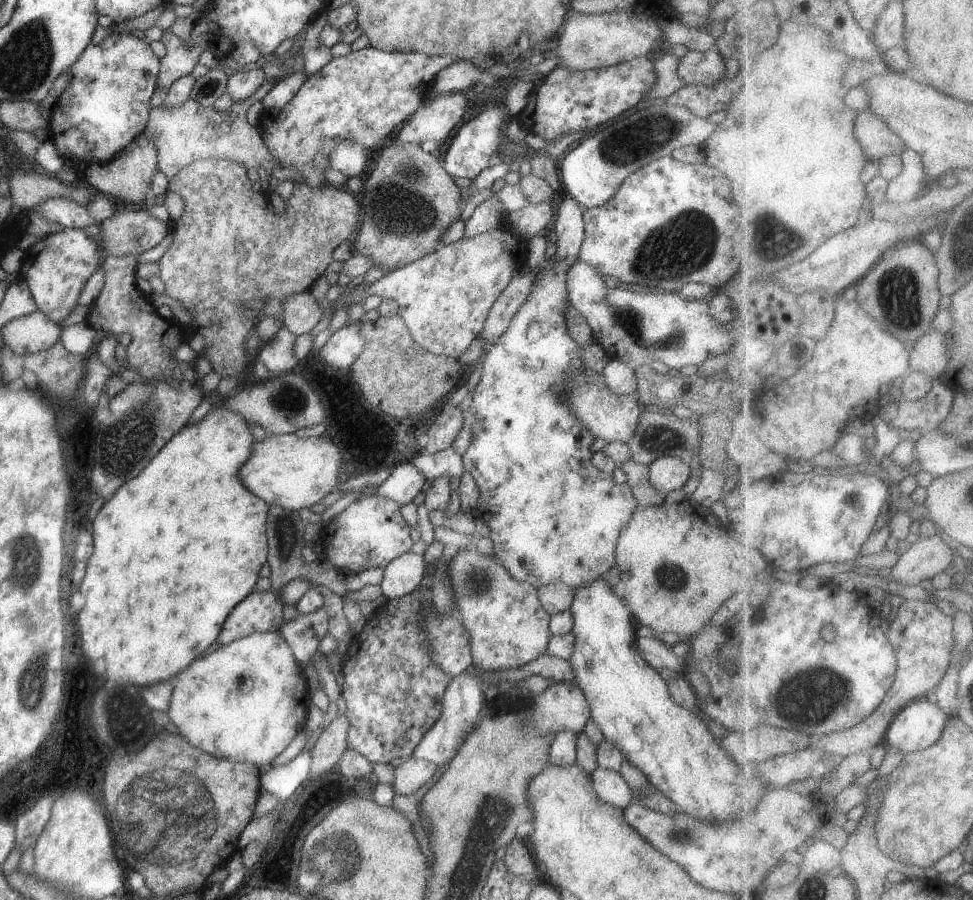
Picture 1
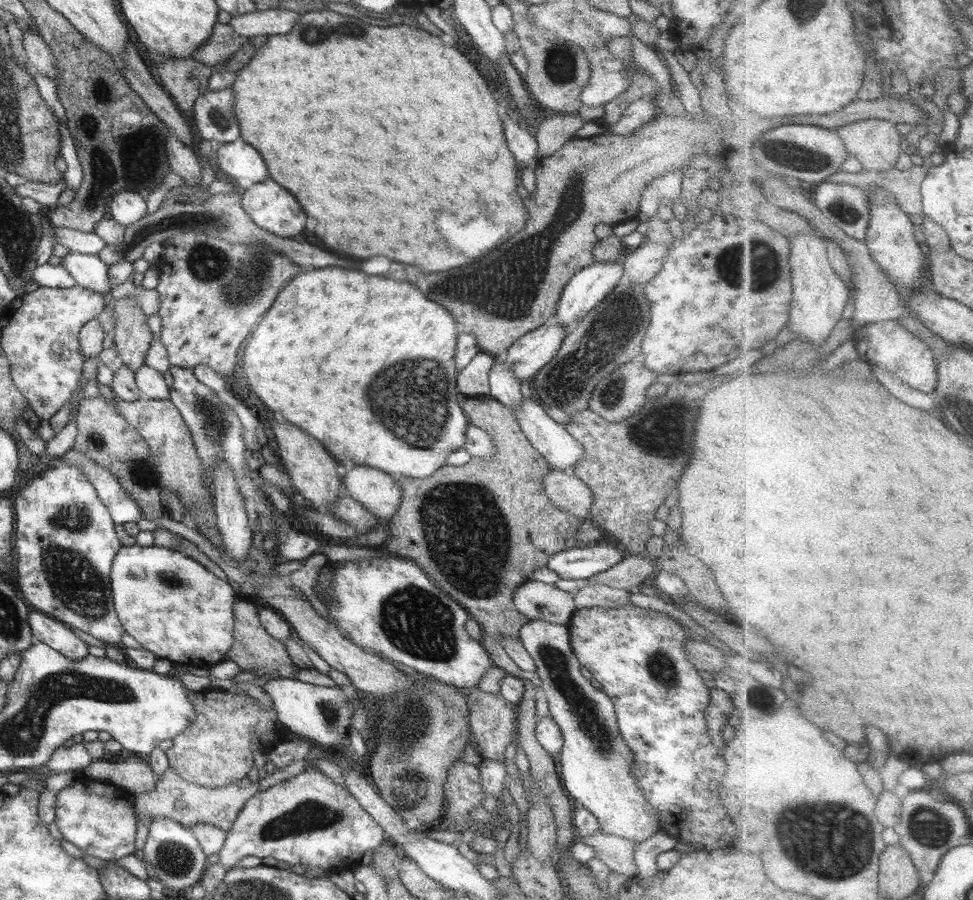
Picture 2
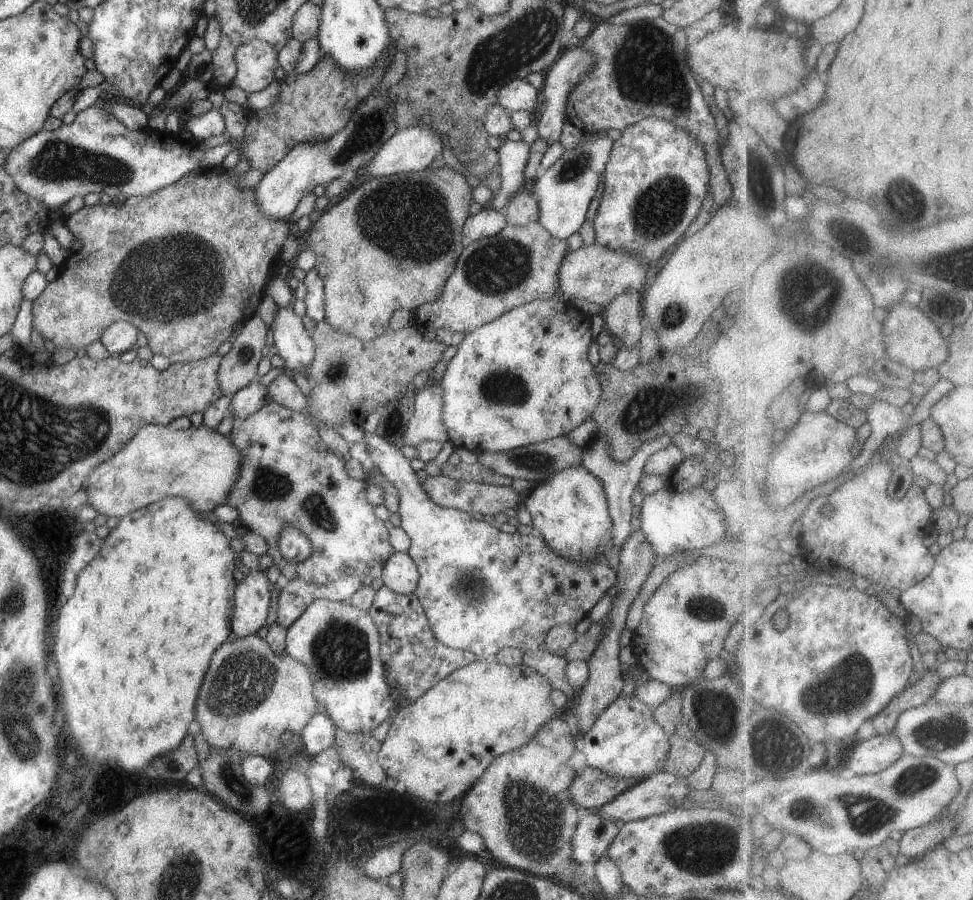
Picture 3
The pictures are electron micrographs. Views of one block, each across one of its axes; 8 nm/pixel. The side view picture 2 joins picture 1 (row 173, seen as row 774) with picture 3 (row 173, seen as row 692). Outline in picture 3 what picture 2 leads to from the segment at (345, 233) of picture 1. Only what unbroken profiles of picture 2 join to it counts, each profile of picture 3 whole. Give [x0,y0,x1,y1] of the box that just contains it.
[32,166,295,364]

